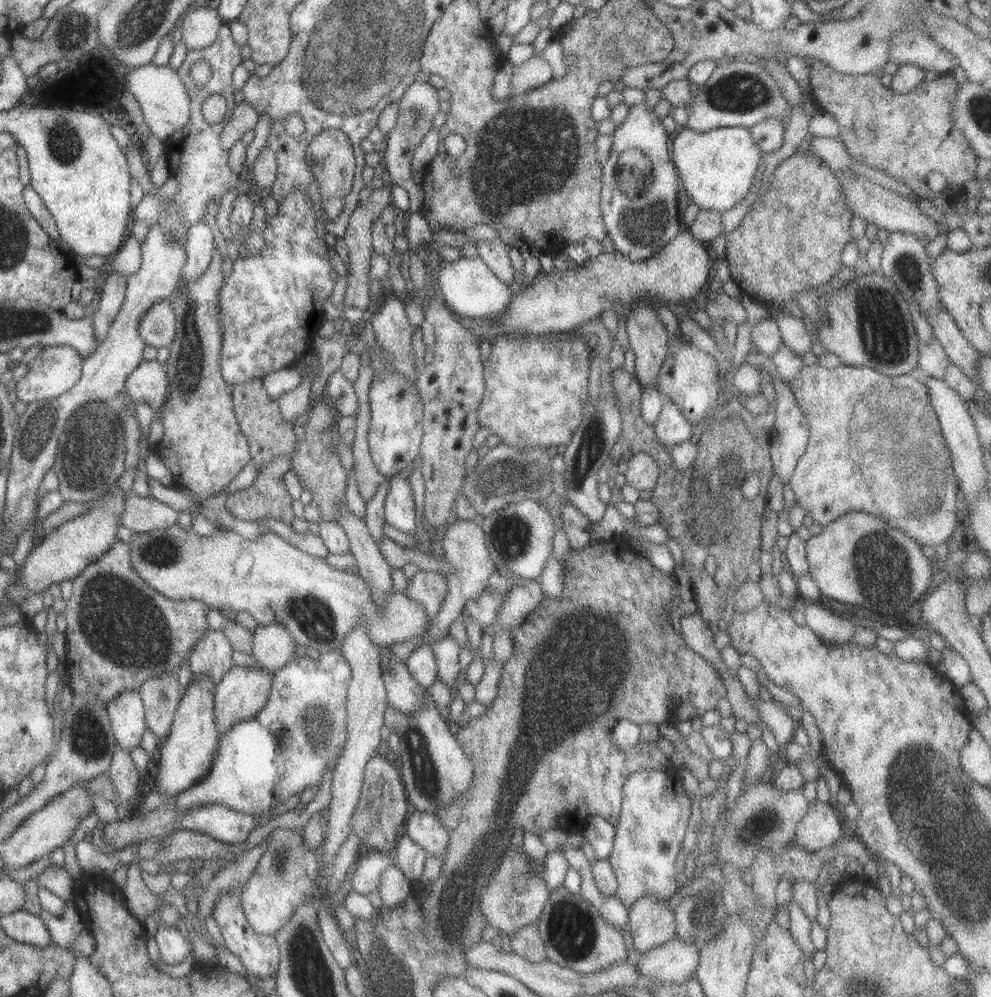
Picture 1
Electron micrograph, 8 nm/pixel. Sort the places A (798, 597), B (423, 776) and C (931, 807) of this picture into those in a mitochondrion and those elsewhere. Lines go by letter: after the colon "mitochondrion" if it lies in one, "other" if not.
A: other
B: mitochondrion
C: mitochondrion

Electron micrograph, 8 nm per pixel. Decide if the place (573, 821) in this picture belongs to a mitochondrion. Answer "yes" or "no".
no

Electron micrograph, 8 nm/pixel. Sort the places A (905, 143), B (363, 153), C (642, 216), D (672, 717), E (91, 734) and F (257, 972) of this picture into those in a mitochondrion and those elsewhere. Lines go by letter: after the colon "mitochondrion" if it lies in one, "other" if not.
A: other
B: other
C: mitochondrion
D: other
E: mitochondrion
F: other

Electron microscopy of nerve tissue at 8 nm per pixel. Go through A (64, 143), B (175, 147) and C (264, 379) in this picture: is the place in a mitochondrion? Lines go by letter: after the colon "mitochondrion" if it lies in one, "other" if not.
A: mitochondrion
B: other
C: other

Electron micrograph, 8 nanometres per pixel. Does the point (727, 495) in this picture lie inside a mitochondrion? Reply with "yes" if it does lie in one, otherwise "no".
yes

